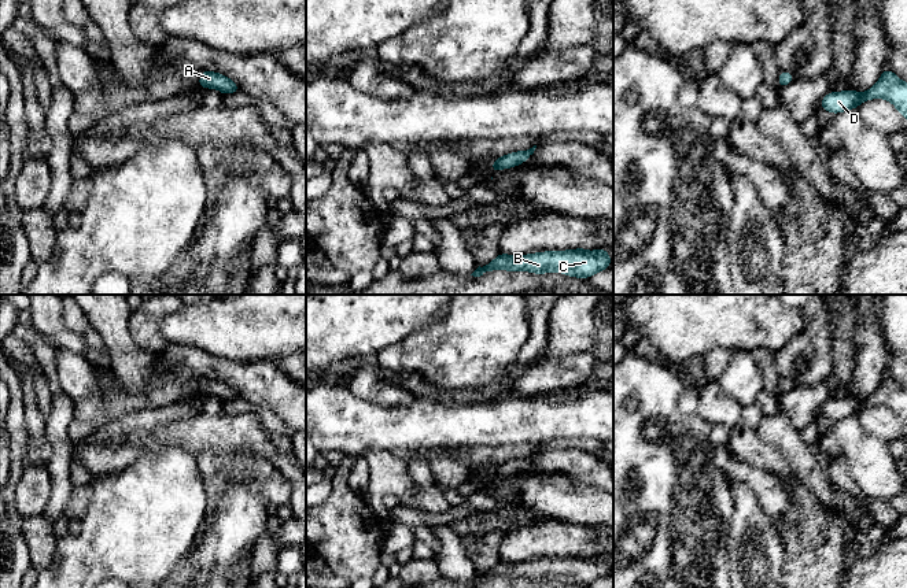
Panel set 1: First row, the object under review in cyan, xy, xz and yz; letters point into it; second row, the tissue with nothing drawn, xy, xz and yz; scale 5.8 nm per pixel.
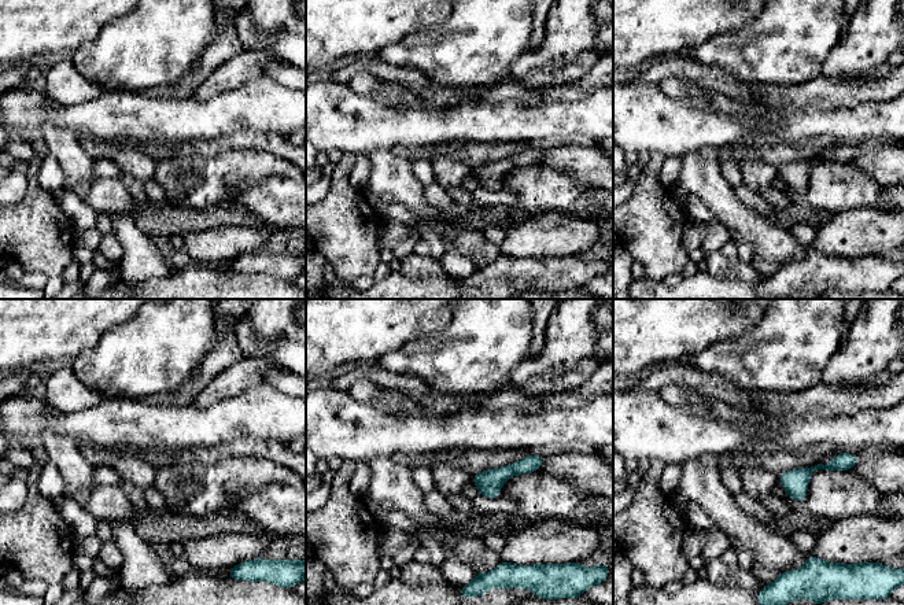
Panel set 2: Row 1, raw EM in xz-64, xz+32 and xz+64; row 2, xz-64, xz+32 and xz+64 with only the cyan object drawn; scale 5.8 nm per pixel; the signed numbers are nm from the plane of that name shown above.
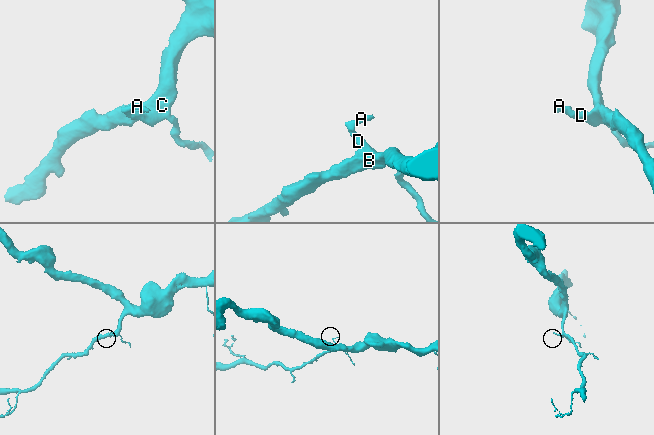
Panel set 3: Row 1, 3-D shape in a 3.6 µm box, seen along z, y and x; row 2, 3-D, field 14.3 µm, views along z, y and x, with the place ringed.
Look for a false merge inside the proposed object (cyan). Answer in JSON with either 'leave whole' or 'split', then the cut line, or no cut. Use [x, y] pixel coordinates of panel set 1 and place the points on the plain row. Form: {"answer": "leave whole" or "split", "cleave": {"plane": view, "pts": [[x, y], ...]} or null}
{"answer": "leave whole", "cleave": null}

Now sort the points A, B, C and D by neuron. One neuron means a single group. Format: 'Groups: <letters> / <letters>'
Groups: A B C D

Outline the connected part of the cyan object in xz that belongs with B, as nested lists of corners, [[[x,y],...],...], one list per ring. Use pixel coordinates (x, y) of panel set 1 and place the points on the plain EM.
[[[604,554],[589,559],[586,555],[568,558],[546,558],[530,562],[499,561],[494,567],[483,574],[478,574],[471,583],[480,584],[486,578],[531,578],[534,581],[563,580],[569,584],[589,585],[609,574],[612,565]]]

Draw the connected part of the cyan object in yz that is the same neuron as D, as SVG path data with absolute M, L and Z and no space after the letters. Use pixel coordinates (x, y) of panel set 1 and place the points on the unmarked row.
M885 376L873 395L863 400L853 396L829 399L821 408L821 417L840 421L871 406L886 406L907 426L907 389L903 389L893 378Z

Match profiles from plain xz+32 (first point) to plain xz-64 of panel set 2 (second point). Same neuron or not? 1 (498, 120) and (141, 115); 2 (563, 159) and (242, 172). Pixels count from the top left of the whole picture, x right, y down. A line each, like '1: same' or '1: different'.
1: same
2: same

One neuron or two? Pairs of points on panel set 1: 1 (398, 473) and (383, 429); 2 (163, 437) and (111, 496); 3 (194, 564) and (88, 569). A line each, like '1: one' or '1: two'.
1: two
2: two
3: two

